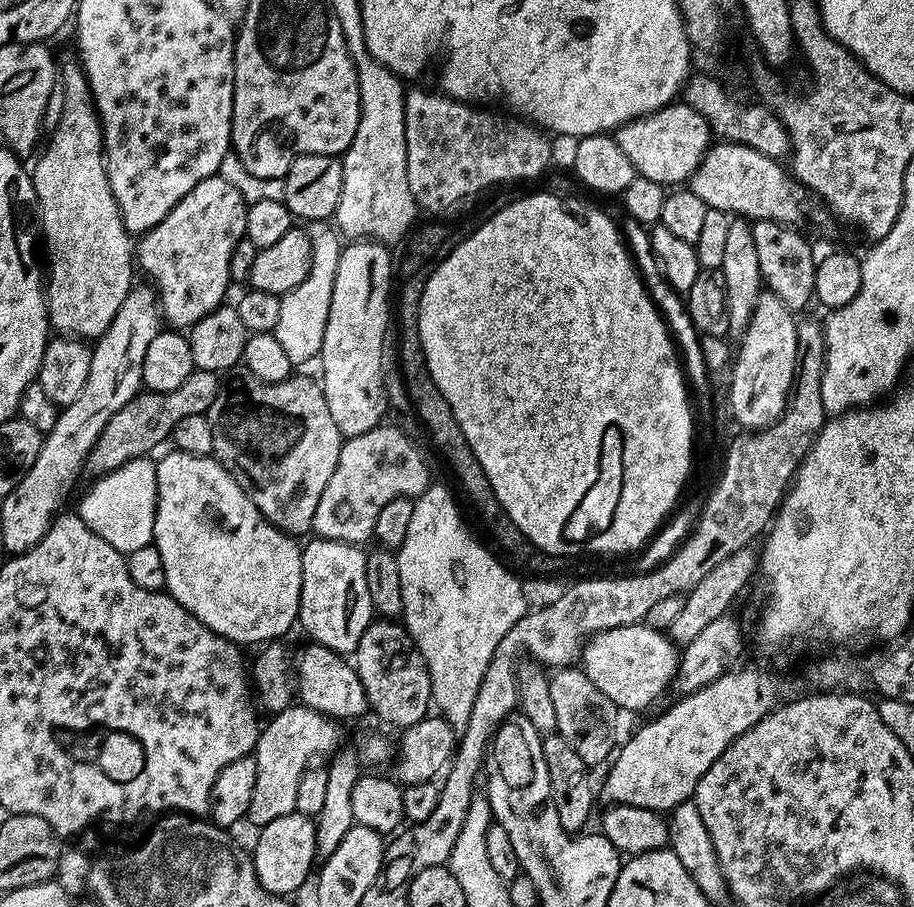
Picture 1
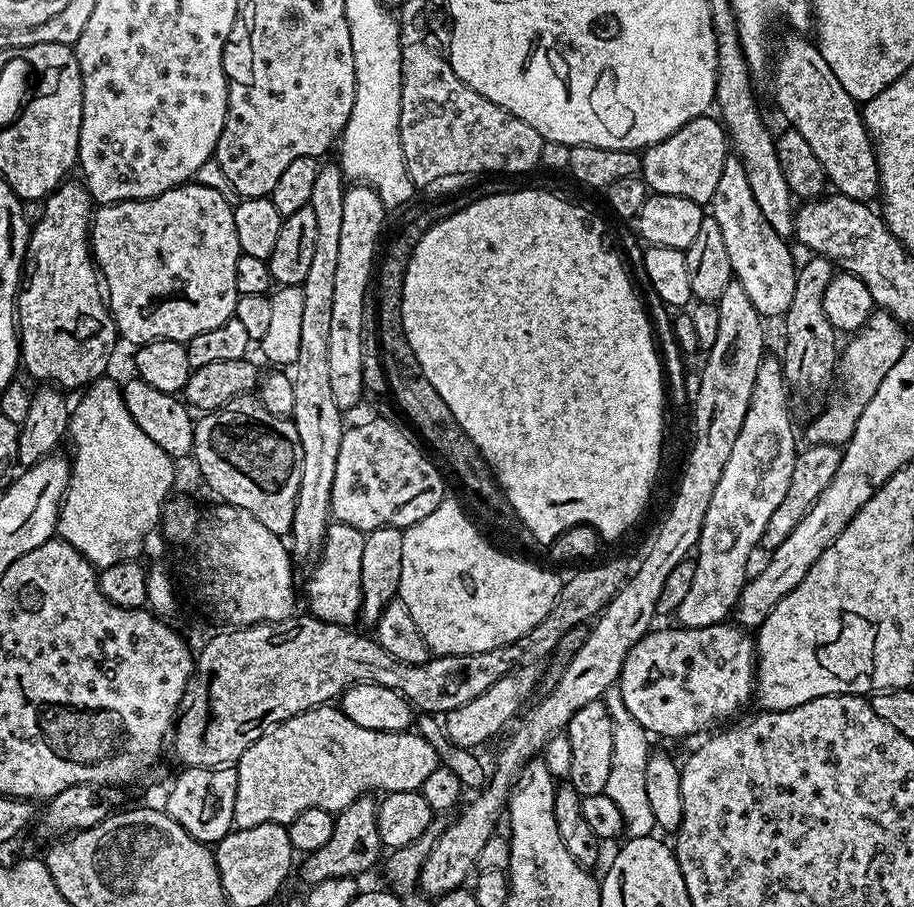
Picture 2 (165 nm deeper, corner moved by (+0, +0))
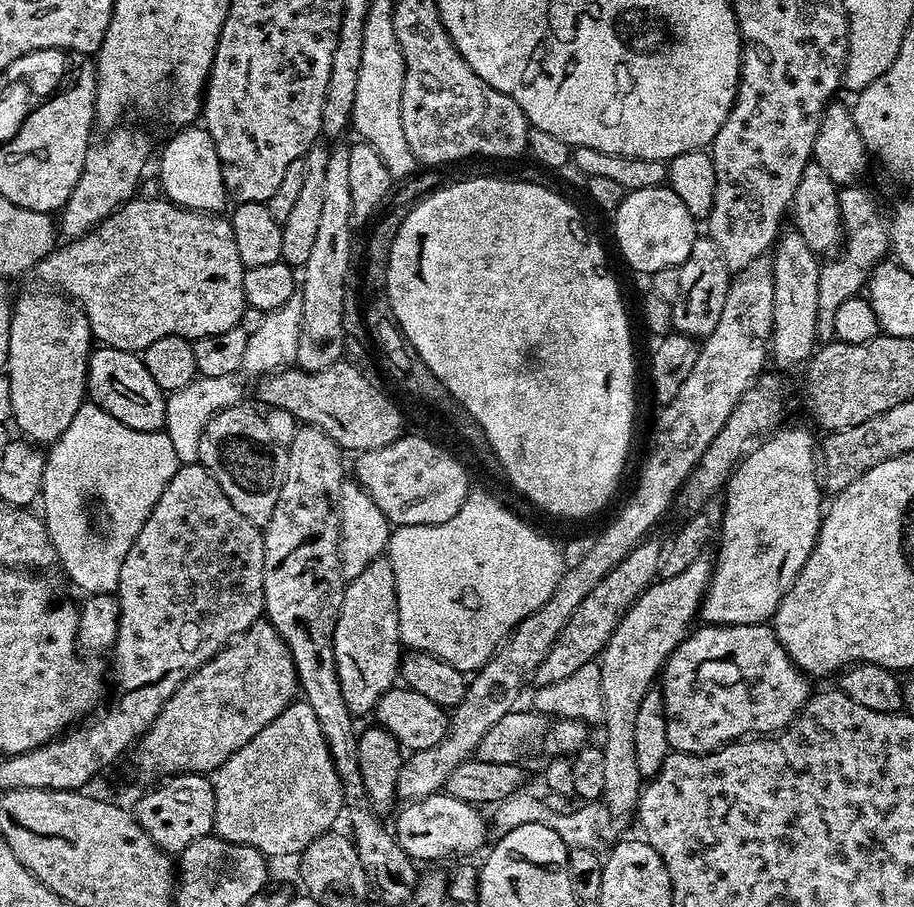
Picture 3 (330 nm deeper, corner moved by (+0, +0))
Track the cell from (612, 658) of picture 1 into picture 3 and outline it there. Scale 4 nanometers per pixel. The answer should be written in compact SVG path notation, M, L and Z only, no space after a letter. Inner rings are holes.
M771 623L763 624L709 624L697 627L691 634L685 636L684 641L668 655L668 660L662 669L662 691L664 694L664 714L667 716L666 738L669 749L673 752L714 752L725 744L751 737L753 734L779 734L792 723L800 709L808 702L810 689L809 677L797 668L794 661L788 657L788 651L776 636L775 627Z

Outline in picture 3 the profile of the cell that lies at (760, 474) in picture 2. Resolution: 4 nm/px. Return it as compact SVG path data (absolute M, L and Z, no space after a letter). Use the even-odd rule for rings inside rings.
M701 558L694 562L694 566L686 566L682 574L665 580L657 579L649 584L646 591L633 602L631 608L624 613L620 624L614 630L614 634L608 640L608 645L598 657L601 668L601 688L604 699L604 761L606 762L606 786L602 801L609 808L609 812L615 818L628 816L637 811L640 794L642 791L642 777L638 770L638 761L634 758L634 721L638 718L638 706L642 706L642 698L646 698L648 689L653 687L652 680L661 675L668 655L684 641L693 627L692 619L697 619L700 605L703 604L708 590L708 581L712 579L712 564L707 559Z

